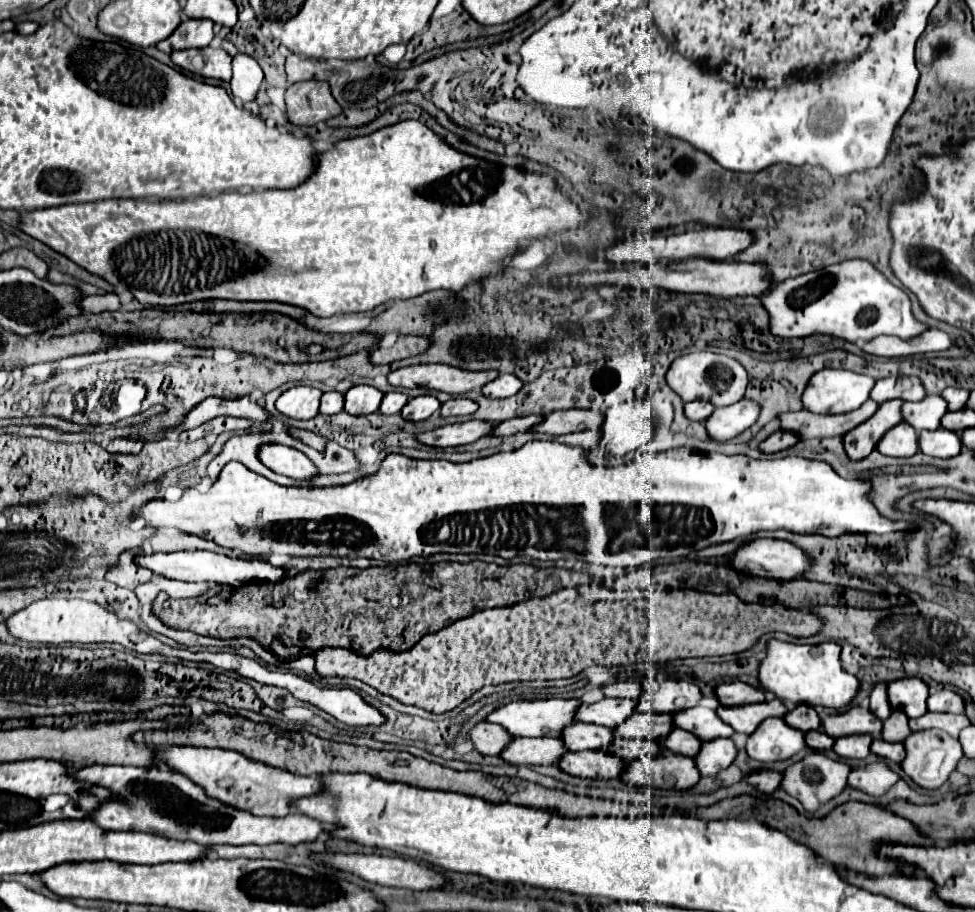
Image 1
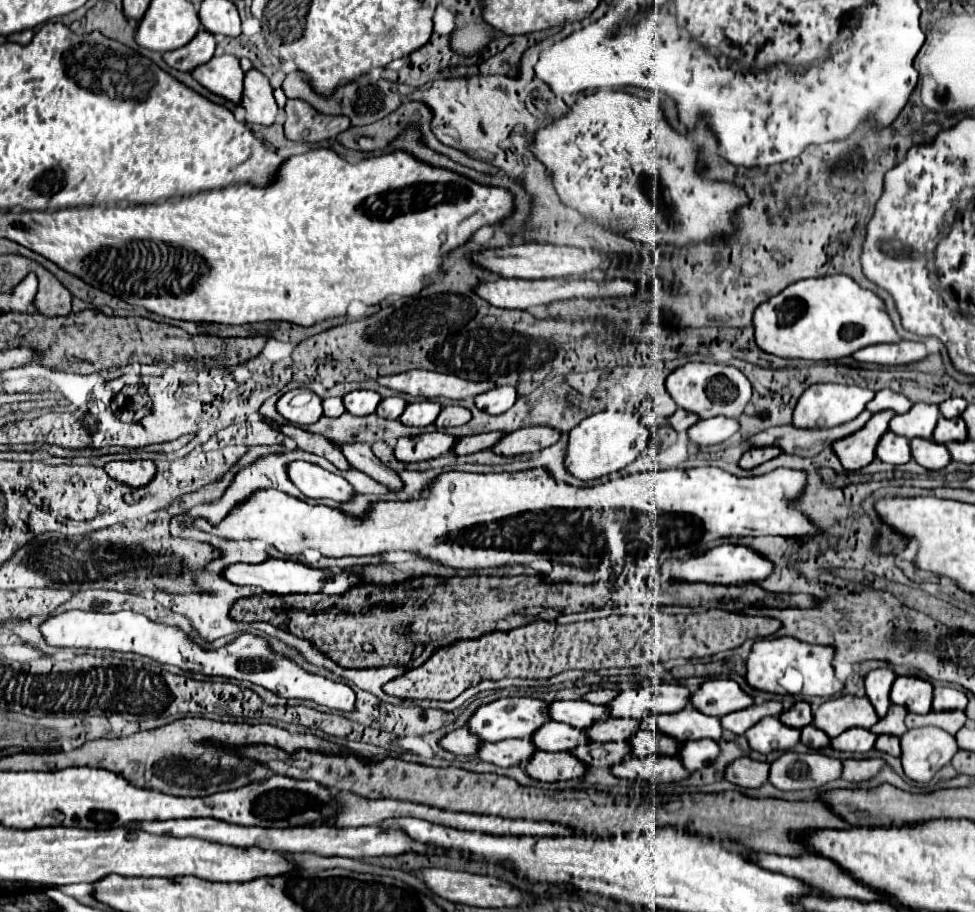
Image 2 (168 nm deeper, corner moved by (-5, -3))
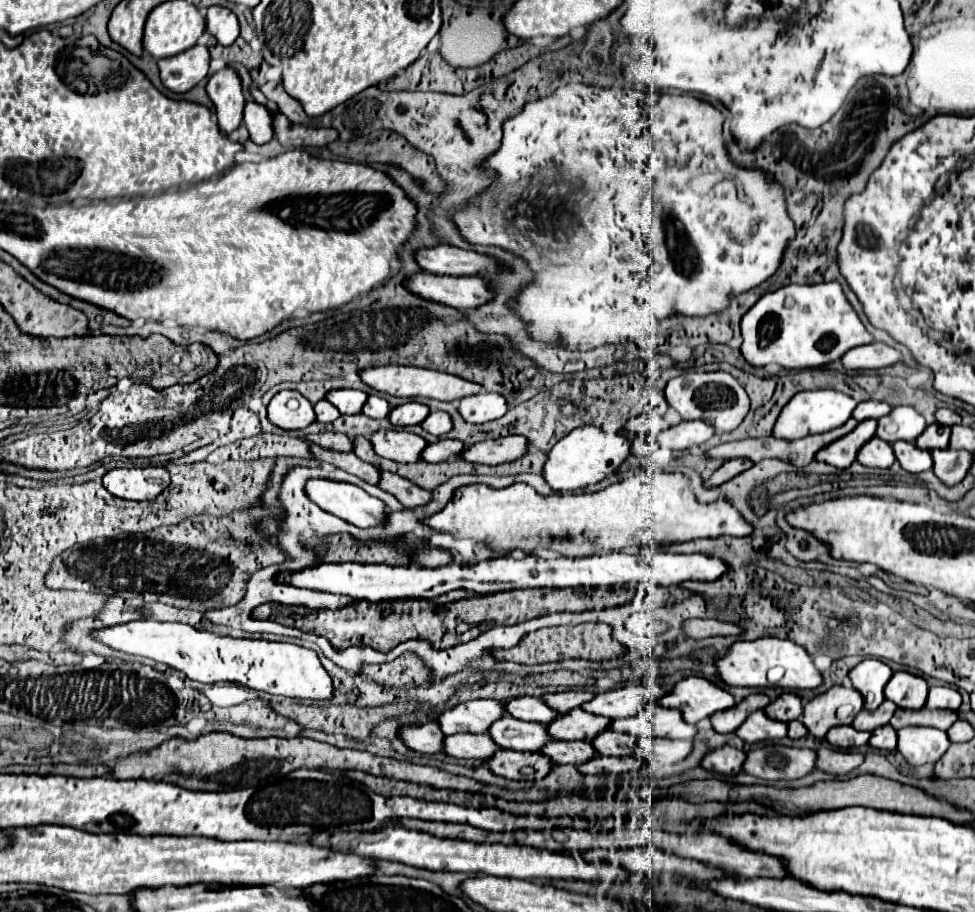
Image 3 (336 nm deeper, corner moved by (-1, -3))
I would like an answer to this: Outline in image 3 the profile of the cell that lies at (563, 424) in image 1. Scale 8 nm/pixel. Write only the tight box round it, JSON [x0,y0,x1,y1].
[462,435,526,465]

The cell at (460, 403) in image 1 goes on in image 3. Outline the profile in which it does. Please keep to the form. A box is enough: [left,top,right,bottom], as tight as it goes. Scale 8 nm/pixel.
[422,411,454,435]

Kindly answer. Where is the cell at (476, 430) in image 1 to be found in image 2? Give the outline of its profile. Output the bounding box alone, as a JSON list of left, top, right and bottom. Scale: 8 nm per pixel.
[394,433,456,463]

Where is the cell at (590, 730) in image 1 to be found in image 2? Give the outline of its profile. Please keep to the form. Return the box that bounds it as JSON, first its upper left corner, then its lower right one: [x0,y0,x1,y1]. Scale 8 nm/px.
[530,721,586,751]

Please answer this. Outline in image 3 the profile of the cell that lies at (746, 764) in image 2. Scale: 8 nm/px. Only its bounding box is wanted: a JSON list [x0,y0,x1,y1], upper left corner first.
[702,747,746,777]

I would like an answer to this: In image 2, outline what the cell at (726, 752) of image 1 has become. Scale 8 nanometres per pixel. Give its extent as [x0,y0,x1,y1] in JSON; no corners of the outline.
[678,739,720,771]

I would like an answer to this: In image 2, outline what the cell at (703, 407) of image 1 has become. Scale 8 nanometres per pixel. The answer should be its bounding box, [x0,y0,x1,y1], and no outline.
[666,409,698,433]

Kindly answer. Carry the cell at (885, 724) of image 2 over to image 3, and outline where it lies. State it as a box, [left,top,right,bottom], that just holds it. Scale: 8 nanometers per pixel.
[852,701,896,731]

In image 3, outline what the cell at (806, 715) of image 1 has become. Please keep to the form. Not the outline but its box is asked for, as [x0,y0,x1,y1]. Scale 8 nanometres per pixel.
[764,693,802,723]

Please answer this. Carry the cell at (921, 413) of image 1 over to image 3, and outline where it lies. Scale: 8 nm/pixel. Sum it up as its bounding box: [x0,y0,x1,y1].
[876,407,926,443]

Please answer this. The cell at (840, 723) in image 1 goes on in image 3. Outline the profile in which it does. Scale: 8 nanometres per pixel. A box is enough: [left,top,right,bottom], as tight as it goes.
[802,685,864,739]

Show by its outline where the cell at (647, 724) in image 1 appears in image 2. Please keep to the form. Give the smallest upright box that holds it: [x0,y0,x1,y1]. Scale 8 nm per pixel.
[584,719,638,741]

